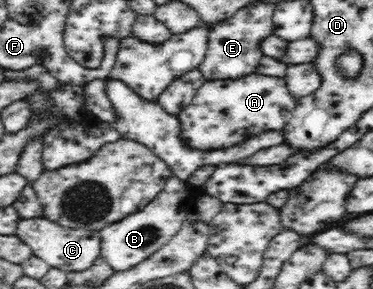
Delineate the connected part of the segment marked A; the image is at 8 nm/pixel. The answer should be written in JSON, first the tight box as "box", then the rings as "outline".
{"box":[178,72,296,151],"outline":[[[252,72],[238,79],[207,80],[186,110],[178,115],[182,130],[180,140],[193,149],[212,151],[234,147],[266,131],[284,131],[296,102],[286,82],[276,76]]]}

